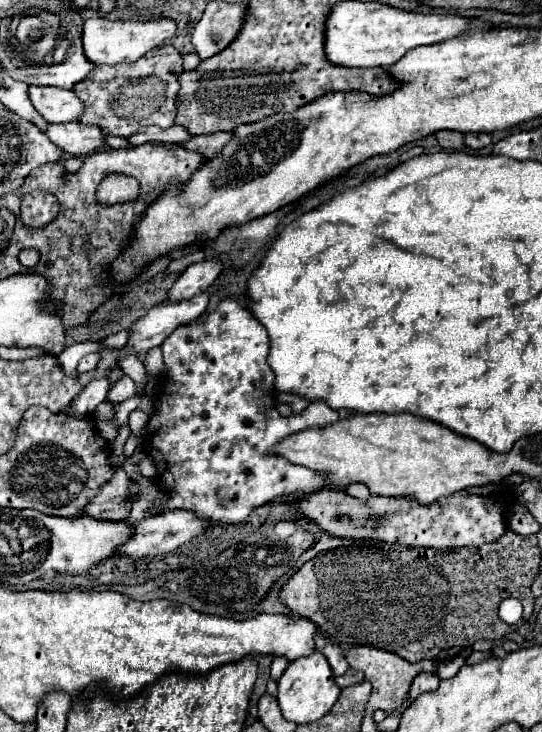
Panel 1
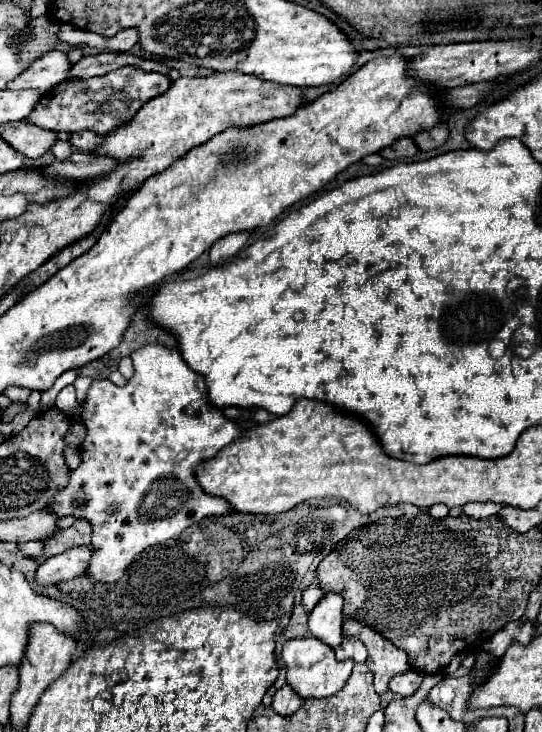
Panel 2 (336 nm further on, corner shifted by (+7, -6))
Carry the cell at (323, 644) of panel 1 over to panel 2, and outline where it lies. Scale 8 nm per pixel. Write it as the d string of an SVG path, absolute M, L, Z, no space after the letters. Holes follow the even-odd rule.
M326 594L308 616L310 634L330 648L338 648L342 642L342 604L338 594Z

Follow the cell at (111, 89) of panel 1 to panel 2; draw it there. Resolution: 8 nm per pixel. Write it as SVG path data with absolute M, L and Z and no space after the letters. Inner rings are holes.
M122 66L114 72L94 78L70 78L60 82L56 88L46 92L36 110L28 116L28 122L56 130L56 132L82 132L92 130L106 136L108 132L126 126L134 114L152 98L164 94L170 88L170 78L160 72L146 72L138 66Z

